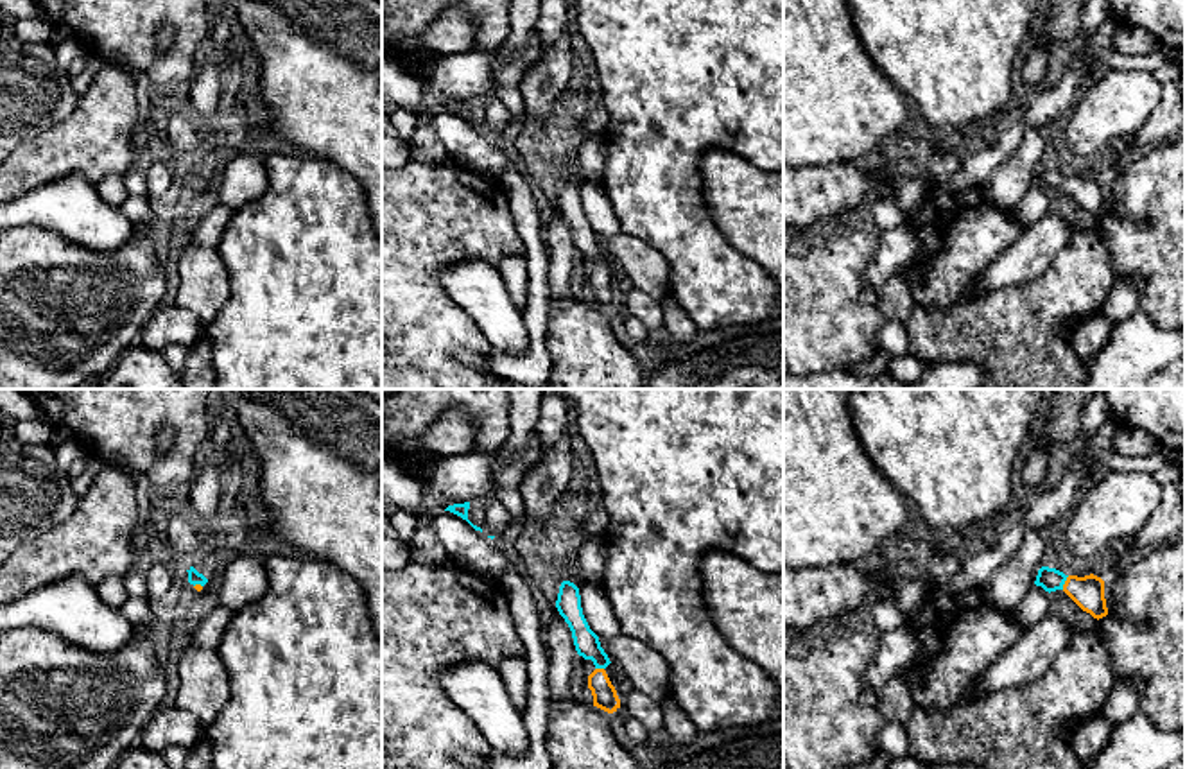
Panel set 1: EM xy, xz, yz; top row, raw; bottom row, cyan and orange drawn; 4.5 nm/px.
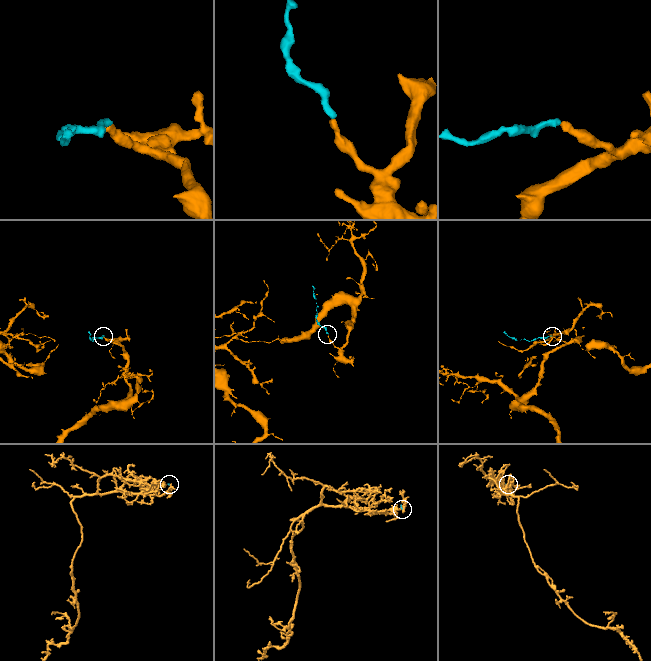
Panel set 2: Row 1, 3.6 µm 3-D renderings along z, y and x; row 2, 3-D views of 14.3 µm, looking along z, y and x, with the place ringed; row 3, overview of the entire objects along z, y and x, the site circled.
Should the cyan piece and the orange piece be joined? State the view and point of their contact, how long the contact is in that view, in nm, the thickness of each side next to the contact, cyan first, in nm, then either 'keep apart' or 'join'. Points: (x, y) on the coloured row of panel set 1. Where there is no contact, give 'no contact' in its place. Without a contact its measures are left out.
yz (1063, 583) | 70 nm | 110/150 nm | join

